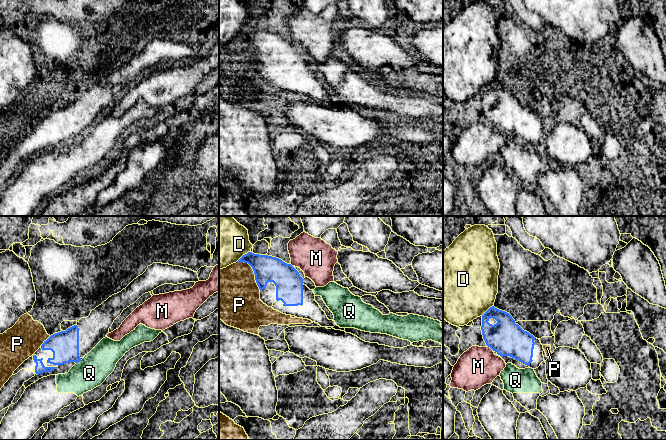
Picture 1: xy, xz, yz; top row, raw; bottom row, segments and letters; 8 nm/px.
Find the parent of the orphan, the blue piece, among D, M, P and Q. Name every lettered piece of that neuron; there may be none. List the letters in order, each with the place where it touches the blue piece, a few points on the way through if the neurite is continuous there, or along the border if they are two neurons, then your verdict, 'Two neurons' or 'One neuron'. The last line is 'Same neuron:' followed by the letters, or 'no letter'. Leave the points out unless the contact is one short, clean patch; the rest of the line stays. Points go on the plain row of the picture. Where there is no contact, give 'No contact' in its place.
D: Touches blue at xz (243, 31). Two neurons
M: Touches blue at yz (490, 123). Two neurons
P: Touches blue at xz (253, 46). Two neurons
Q: Touches blue at xy (78, 137). Boundary: xy (81, 136), (76, 139). Two neurons
Same neuron: no letter

